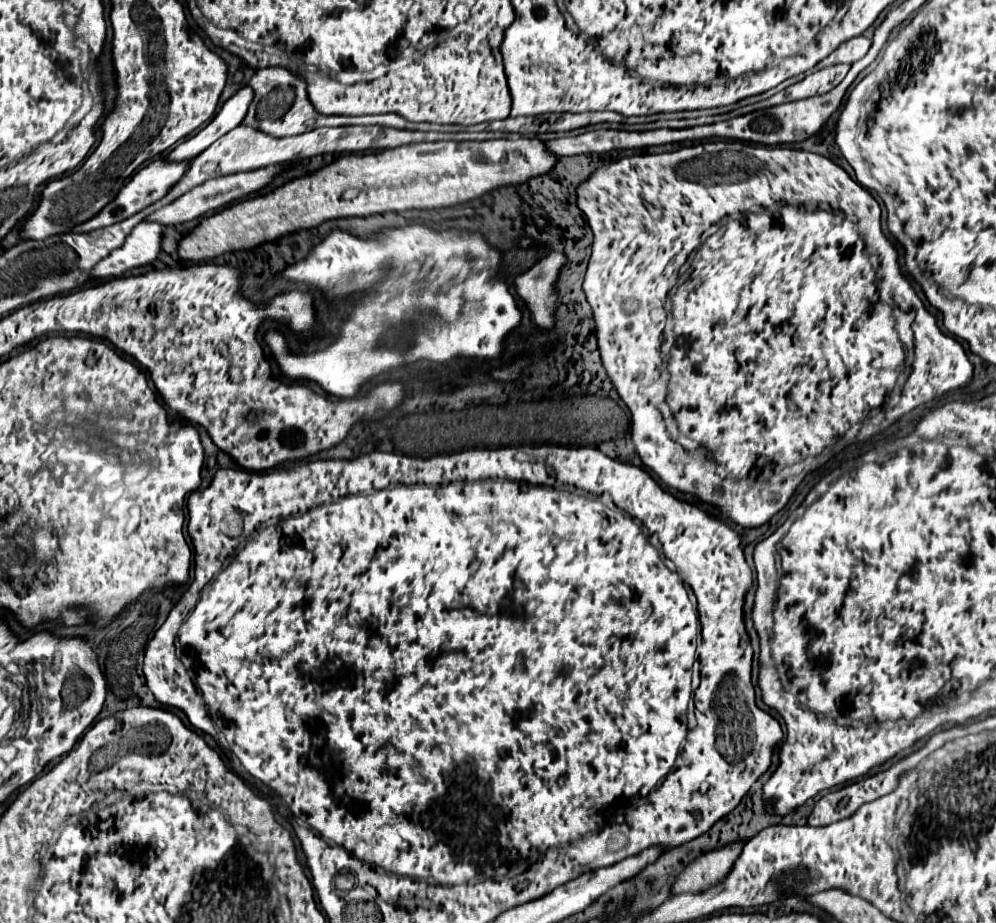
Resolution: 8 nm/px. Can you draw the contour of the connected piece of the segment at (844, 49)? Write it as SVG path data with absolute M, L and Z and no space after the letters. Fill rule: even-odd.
M864 35L850 39L848 43L842 43L836 51L832 51L832 55L828 55L828 59L822 59L814 69L822 69L828 65L838 65L838 63L854 63L858 59L862 59L870 49L870 39L866 39Z

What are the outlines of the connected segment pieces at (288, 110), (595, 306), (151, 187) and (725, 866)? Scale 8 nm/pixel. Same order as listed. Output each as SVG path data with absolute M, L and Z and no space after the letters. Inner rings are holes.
M268 67L260 69L254 73L254 77L248 83L254 91L254 99L248 107L248 113L242 121L242 125L258 129L270 137L290 137L290 135L300 135L306 131L312 131L316 127L340 127L340 125L386 125L386 127L396 127L396 129L420 129L420 131L444 131L444 125L436 123L412 123L406 121L400 115L366 115L366 117L336 117L336 115L316 115L312 111L312 103L308 103L306 87L304 81L298 75L292 75L290 71L282 67Z
M708 141L708 143L698 143L694 147L684 147L684 149L678 149L678 151L672 151L672 153L624 157L624 159L620 159L616 163L608 163L608 165L598 167L586 181L582 181L576 187L576 205L586 215L588 225L590 225L590 229L594 233L592 257L590 257L590 263L588 263L588 271L584 275L582 289L584 289L584 293L588 297L588 303L592 305L592 311L594 311L596 333L598 333L598 347L600 347L600 355L602 355L602 363L606 367L606 373L612 379L618 395L622 397L622 401L628 405L628 409L632 413L632 441L636 445L636 451L638 451L642 463L664 485L668 485L672 489L680 489L680 491L692 493L692 495L700 495L700 499L704 503L712 503L718 509L722 509L720 511L721 516L734 521L738 525L742 525L742 527L758 527L758 525L768 522L770 517L774 516L774 511L778 513L788 503L788 499L790 499L805 477L796 475L774 483L772 481L772 473L768 473L766 467L764 469L760 469L760 467L754 469L756 463L760 463L760 461L768 463L768 459L770 459L770 465L774 469L782 469L784 465L792 465L792 463L804 461L806 457L820 455L824 451L824 447L834 445L838 441L838 437L842 437L850 429L850 425L862 423L862 421L874 417L884 407L884 403L888 401L888 395L890 395L892 387L898 381L898 369L900 369L900 365L904 361L904 345L900 343L900 339L898 339L898 335L894 331L892 309L882 299L892 299L892 303L896 307L900 307L902 311L906 311L906 313L914 311L914 321L912 321L912 331L914 331L914 363L912 363L912 371L910 371L910 375L906 379L906 385L902 389L902 397L900 397L898 407L888 409L886 417L884 417L884 421L880 425L864 423L862 429L860 429L860 433L858 433L860 439L868 439L868 437L880 433L884 427L892 425L898 417L906 415L914 407L918 407L918 405L922 405L922 403L926 403L926 401L930 401L930 399L934 399L934 397L950 391L950 389L958 389L958 387L966 385L972 379L972 363L968 361L964 347L954 337L940 333L940 329L936 325L936 319L924 309L924 303L918 299L918 295L914 293L914 289L910 287L910 283L902 277L902 273L898 269L898 263L896 263L897 250L887 237L884 237L884 233L880 229L880 205L878 205L878 201L870 195L870 191L866 191L862 185L858 185L856 181L852 181L850 175L842 167L838 167L836 163L832 163L830 159L826 159L822 155L808 153L808 151L798 151L798 149L792 149L792 147L758 147L758 149L754 149L754 147L746 147L742 143L734 145L734 141L732 143L728 141L728 149L726 149L724 141L720 141L720 143ZM770 205L782 205L778 219L774 219L772 215L768 215L766 209L760 209L760 207L770 207ZM720 221L724 221L722 227L699 250L697 253L699 255L696 255L690 271L678 283L680 285L678 293L672 297L672 315L676 319L674 333L680 335L682 345L676 347L676 349L672 349L672 361L668 365L668 369L672 373L672 379L668 383L668 405L676 413L678 429L684 431L686 435L690 435L694 441L698 441L700 447L702 447L702 451L708 451L716 459L716 463L724 463L724 467L728 467L728 471L732 471L734 475L728 473L724 467L718 467L710 459L710 455L704 455L702 451L682 449L672 439L672 435L666 431L666 425L664 425L662 417L658 417L658 413L654 413L652 407L648 403L644 403L644 395L638 393L642 385L652 385L660 377L660 371L658 371L658 367L662 365L662 351L660 351L660 347L664 343L664 333L662 331L664 331L664 321L666 321L666 313L668 313L666 307L664 307L664 301L666 301L670 289L678 281L678 271L686 263L688 255L696 249L702 233L710 225L720 223ZM870 263L879 264L876 268L880 269L878 271L878 281L876 281L876 271L872 269Z
M158 159L158 161L154 161L154 163L146 165L146 167L142 167L98 215L94 215L92 219L88 219L88 221L76 225L76 227L72 229L72 233L88 233L88 231L94 231L94 229L102 229L102 227L114 225L114 223L118 223L118 221L128 219L130 215L142 211L144 207L156 203L158 199L162 199L162 197L180 181L180 177L182 177L182 173L188 169L188 165L190 165L190 161L184 161L184 163L166 163L164 159Z
M732 843L728 847L722 847L718 851L710 851L708 855L698 857L676 879L672 893L680 895L684 891L702 891L702 889L708 889L712 883L718 883L718 879L728 875L728 871L732 869L732 863L740 857L740 849L743 849L743 846L742 843Z

